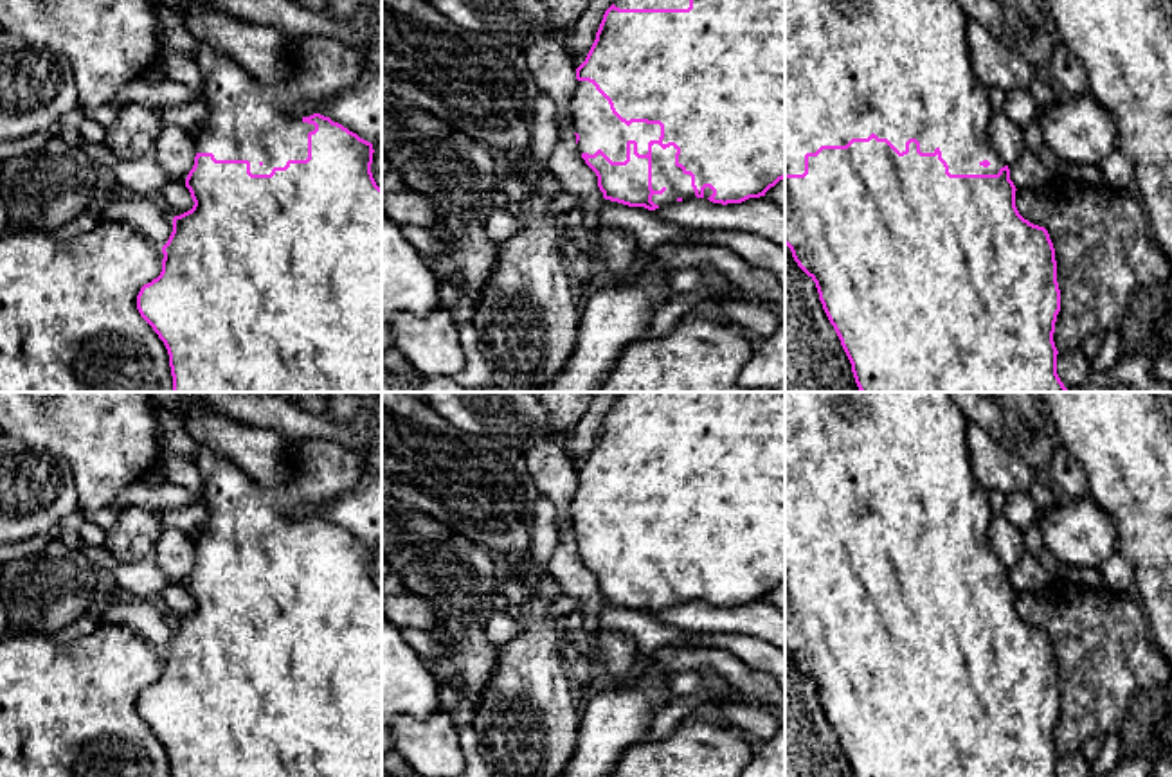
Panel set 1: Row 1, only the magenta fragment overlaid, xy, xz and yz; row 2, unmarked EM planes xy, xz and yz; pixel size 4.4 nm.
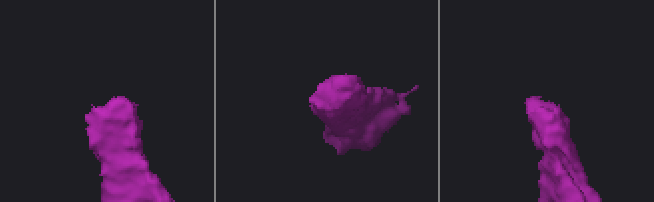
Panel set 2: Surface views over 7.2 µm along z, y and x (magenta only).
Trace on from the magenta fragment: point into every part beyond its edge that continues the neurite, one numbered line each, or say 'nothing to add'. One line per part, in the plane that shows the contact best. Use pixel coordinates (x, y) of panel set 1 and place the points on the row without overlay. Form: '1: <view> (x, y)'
1: xz (598, 531)

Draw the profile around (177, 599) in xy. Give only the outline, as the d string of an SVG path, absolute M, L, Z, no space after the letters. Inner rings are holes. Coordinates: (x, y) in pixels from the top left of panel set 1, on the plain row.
M173 583L173 585L166 586L162 590L160 597L166 603L167 615L171 621L191 613L194 608L189 592L180 583Z

